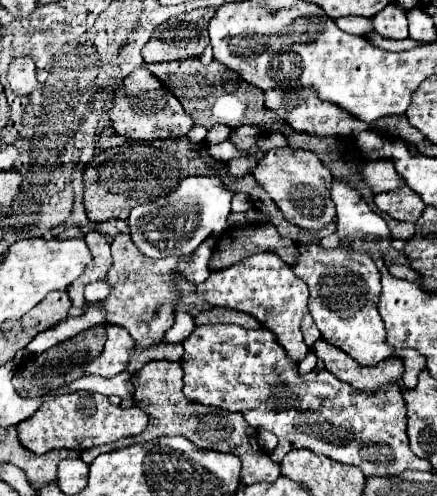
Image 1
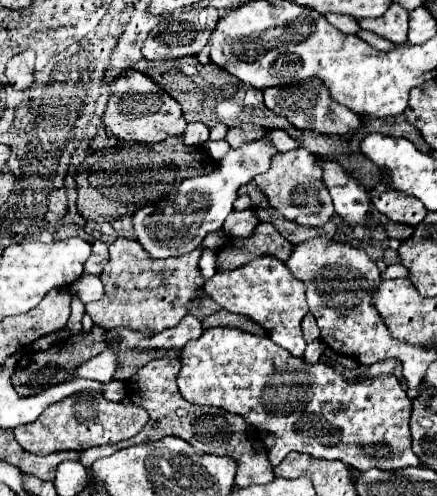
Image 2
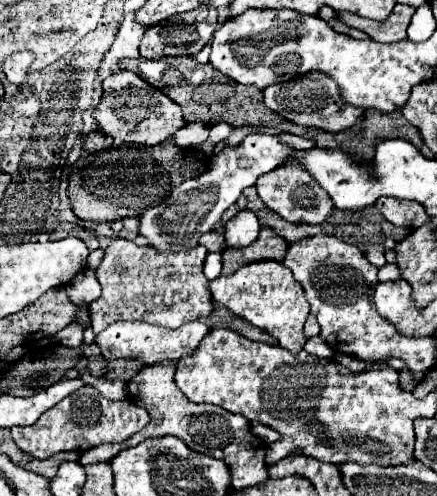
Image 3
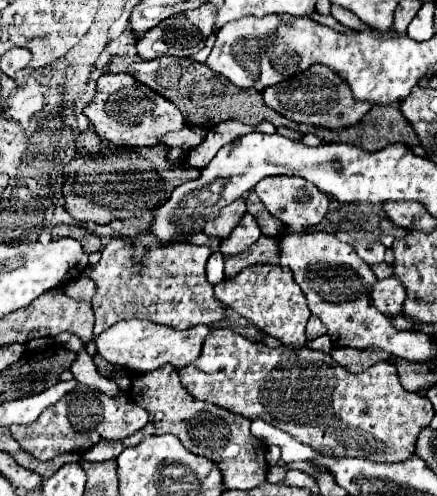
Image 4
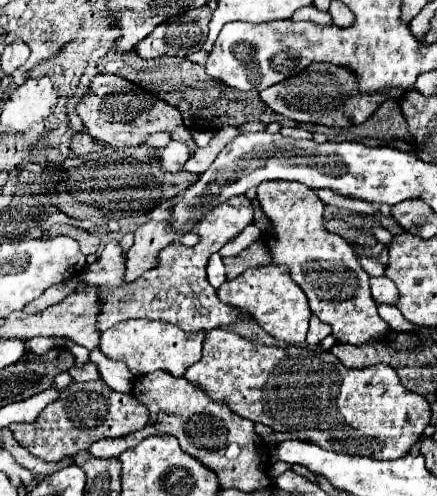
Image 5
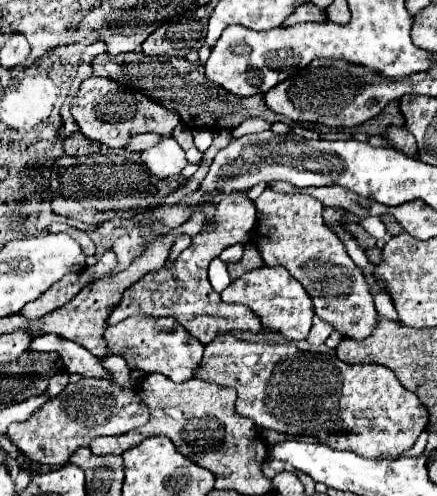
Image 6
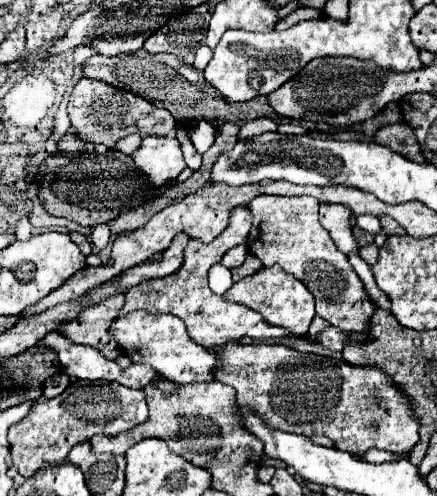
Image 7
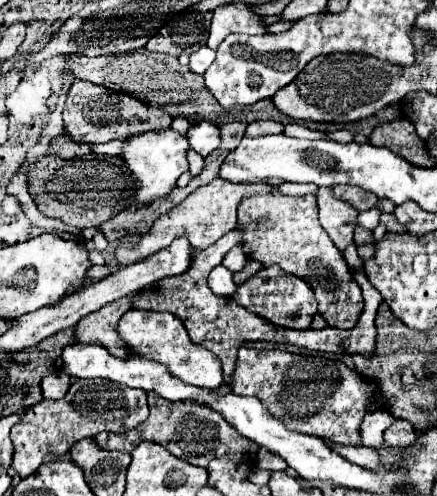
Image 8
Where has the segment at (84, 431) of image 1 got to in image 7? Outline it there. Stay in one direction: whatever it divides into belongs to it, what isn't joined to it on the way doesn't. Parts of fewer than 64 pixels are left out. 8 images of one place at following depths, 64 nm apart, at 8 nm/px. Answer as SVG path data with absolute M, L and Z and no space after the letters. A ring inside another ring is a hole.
M74 380L64 394L34 402L32 410L10 428L12 462L24 478L46 464L62 464L74 444L90 440L94 434L120 434L148 420L148 406L142 390L124 388L108 380Z

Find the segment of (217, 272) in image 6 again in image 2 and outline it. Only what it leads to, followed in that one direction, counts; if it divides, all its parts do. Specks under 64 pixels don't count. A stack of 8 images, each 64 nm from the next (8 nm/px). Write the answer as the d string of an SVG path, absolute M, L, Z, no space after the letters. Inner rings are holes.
M204 250L204 256L200 258L200 272L206 280L212 278L218 272L216 270L216 252L214 250Z

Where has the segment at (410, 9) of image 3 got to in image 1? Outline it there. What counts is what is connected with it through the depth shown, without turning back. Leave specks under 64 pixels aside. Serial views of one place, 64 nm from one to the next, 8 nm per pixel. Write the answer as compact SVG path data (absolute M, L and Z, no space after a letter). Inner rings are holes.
M388 4L378 16L370 18L372 28L390 40L404 40L408 38L408 22L406 12L394 4Z

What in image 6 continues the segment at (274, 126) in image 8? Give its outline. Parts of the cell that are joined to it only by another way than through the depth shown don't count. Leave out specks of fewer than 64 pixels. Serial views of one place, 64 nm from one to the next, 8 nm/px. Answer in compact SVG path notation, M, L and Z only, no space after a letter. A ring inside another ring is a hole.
M252 118L252 120L246 120L244 124L240 124L236 130L234 130L234 136L240 138L244 134L254 134L254 132L262 132L262 130L268 130L272 124L262 120L262 118Z

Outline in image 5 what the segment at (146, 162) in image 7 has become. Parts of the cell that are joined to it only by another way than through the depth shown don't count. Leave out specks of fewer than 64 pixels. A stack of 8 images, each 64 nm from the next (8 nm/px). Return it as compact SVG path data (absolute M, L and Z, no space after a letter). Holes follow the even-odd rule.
M172 140L168 146L152 150L150 156L160 162L162 172L180 172L188 160L188 148L182 142Z

